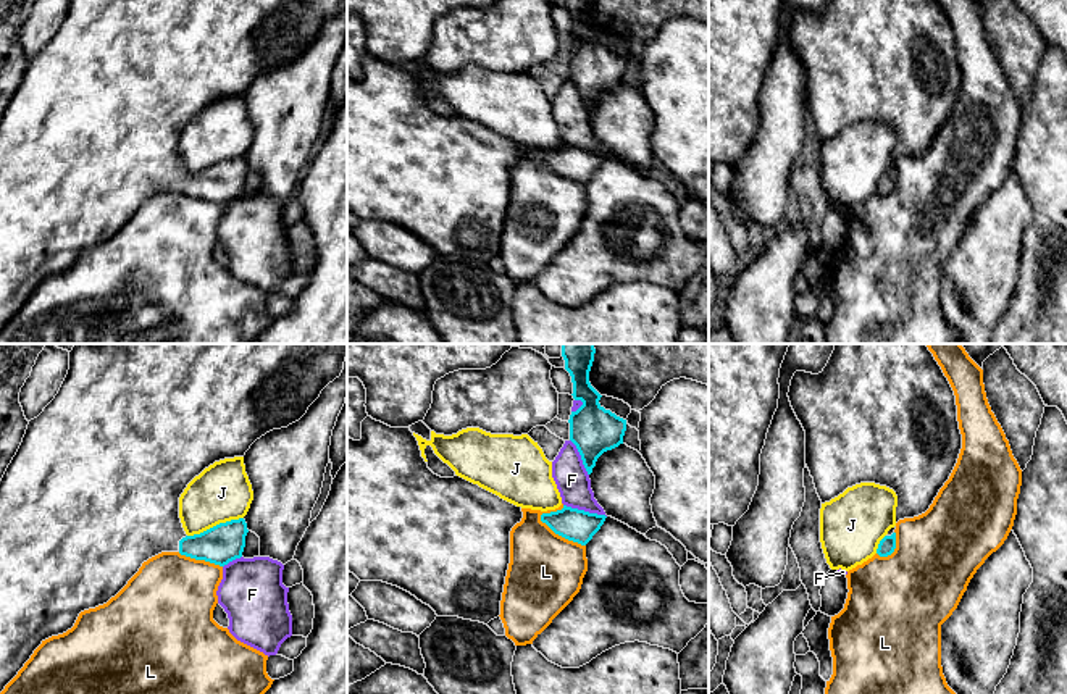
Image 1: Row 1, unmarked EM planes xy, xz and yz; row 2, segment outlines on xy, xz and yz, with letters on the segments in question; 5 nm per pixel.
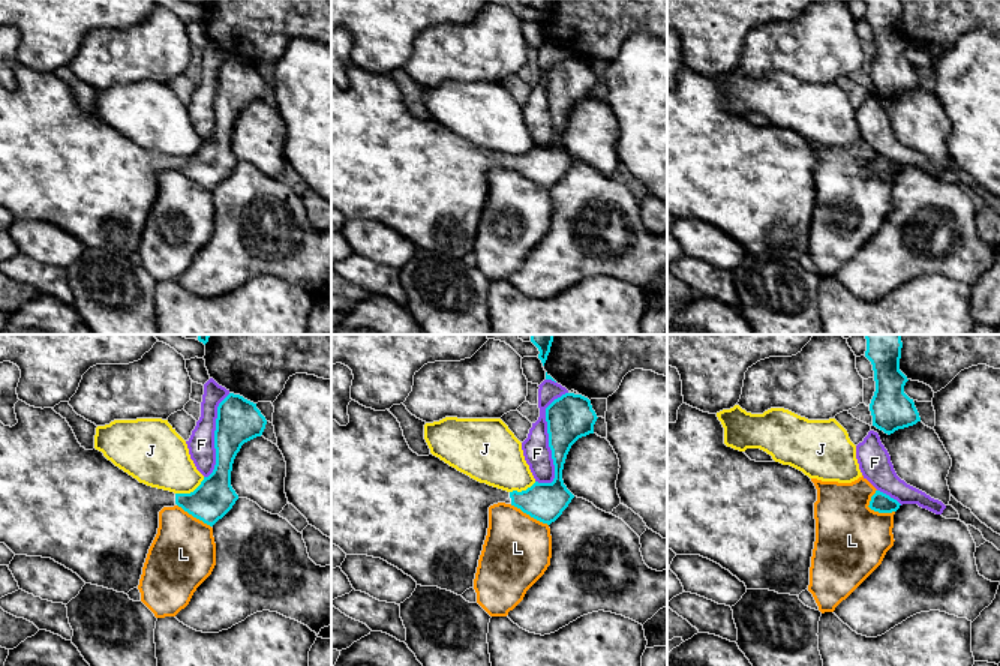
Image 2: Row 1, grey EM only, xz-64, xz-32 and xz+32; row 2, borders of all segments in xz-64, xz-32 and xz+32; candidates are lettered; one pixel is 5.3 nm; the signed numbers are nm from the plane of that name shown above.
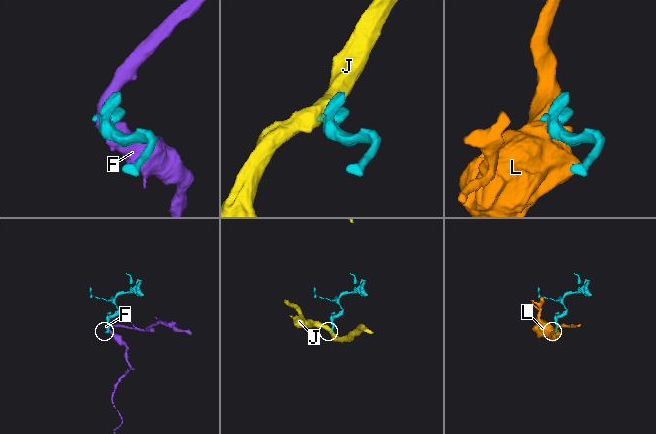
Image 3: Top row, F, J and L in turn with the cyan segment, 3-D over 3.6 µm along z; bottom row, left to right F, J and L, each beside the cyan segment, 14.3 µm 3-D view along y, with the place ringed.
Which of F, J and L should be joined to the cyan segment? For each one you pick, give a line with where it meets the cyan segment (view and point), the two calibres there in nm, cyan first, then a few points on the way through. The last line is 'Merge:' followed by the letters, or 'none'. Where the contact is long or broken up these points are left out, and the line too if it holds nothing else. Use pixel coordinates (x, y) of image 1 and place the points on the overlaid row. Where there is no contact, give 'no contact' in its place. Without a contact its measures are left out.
Merge: none

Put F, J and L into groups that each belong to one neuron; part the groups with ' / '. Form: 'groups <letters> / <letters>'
groups F / J / L

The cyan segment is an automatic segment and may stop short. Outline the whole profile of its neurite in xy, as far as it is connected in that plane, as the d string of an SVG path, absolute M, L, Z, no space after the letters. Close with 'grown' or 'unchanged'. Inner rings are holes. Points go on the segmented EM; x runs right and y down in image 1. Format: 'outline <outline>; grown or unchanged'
outline M76 344L69 352L69 370L58 394L29 421L23 442L0 481L0 692L45 639L71 629L81 612L107 604L149 558L161 552L179 552L220 566L241 558L249 533L245 520L231 520L187 536L179 518L181 494L215 462L244 457L266 433L299 421L321 391L341 376L345 358L347 344Z; grown

